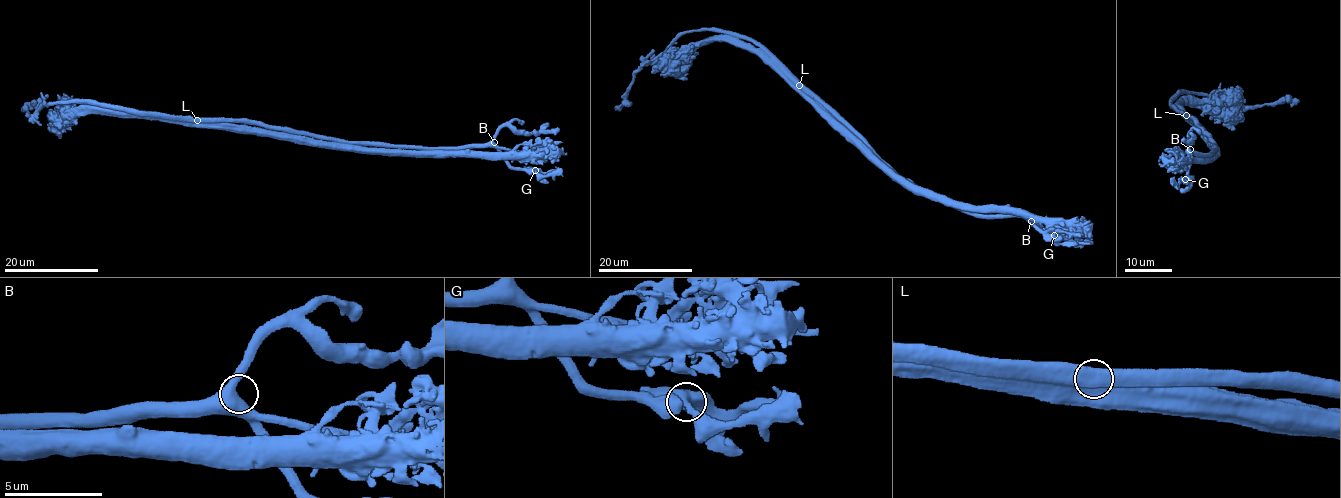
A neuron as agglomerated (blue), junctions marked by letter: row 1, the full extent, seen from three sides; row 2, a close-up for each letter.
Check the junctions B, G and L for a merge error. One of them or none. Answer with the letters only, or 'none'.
L

